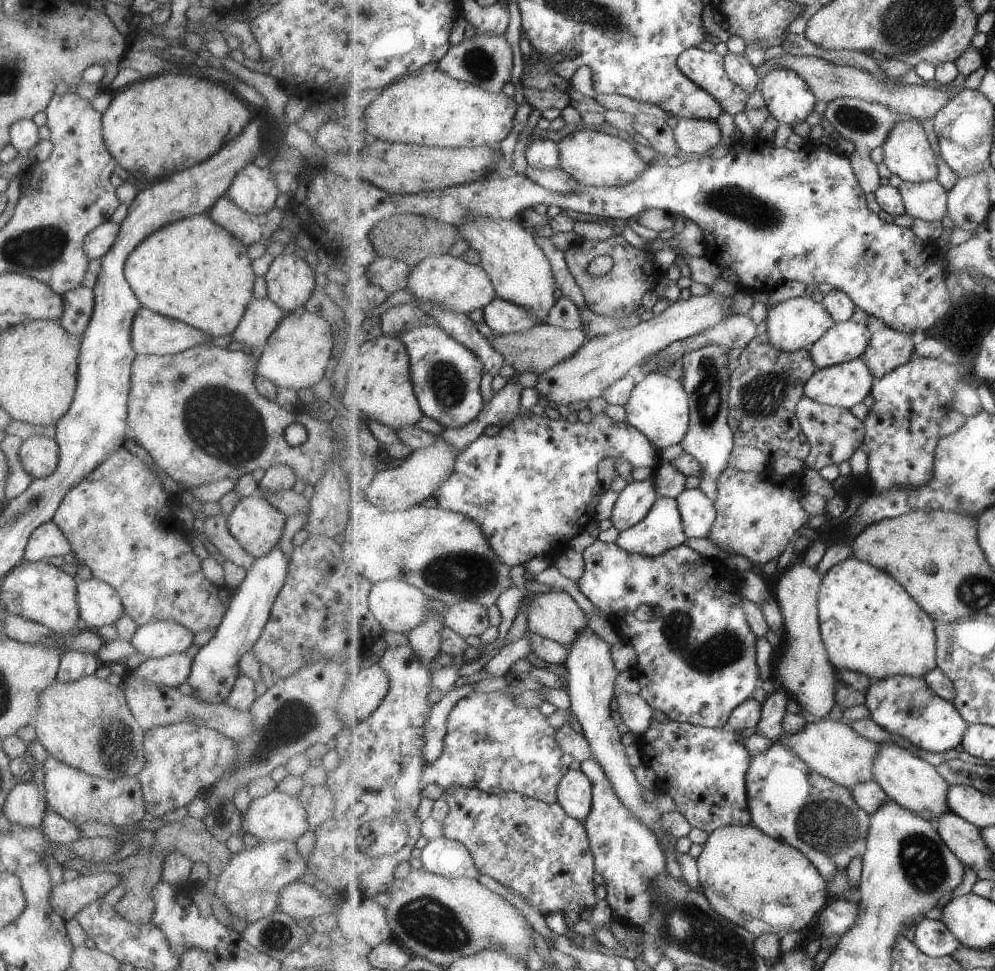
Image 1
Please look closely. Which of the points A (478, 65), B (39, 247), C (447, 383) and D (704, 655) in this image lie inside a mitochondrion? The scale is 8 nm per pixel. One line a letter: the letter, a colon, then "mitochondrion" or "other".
A: mitochondrion
B: mitochondrion
C: mitochondrion
D: mitochondrion

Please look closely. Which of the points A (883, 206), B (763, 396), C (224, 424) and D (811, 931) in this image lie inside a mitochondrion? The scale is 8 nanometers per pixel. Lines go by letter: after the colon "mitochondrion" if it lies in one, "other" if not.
A: other
B: mitochondrion
C: mitochondrion
D: other

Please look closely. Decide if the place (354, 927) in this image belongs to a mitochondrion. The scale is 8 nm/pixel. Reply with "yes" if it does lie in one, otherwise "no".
no

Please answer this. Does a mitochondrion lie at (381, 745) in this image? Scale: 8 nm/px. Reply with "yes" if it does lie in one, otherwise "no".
no

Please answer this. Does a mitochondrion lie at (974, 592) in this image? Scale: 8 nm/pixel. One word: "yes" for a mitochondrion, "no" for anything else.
yes

